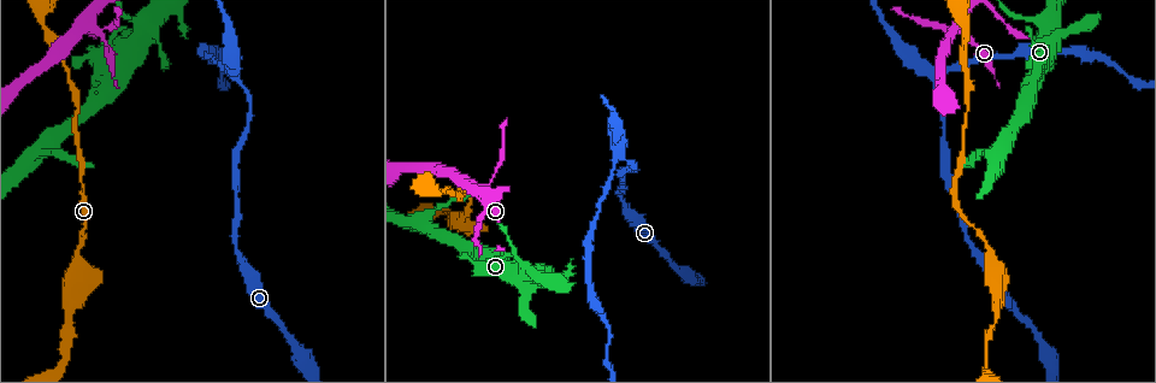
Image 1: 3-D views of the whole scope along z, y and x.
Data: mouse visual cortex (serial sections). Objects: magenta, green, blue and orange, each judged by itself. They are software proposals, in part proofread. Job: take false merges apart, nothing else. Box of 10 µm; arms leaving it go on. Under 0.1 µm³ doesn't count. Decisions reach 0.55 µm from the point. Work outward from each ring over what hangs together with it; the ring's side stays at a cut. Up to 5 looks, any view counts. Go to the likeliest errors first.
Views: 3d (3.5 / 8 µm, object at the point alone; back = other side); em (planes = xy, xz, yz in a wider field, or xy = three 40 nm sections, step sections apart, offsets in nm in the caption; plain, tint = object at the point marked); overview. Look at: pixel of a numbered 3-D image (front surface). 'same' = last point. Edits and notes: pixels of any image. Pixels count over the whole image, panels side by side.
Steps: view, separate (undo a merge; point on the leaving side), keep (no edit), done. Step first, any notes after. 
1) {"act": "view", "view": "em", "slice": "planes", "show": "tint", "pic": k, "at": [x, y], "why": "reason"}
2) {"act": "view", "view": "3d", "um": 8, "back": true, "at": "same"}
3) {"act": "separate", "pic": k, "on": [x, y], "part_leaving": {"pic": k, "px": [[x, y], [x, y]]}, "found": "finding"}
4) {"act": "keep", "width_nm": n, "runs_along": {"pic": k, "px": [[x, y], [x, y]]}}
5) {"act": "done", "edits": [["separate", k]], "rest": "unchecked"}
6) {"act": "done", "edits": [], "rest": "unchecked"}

{"act": "view", "view": "3d", "um": 8, "pic": 1, "at": [91, 30], "why": "thick turns thin"}

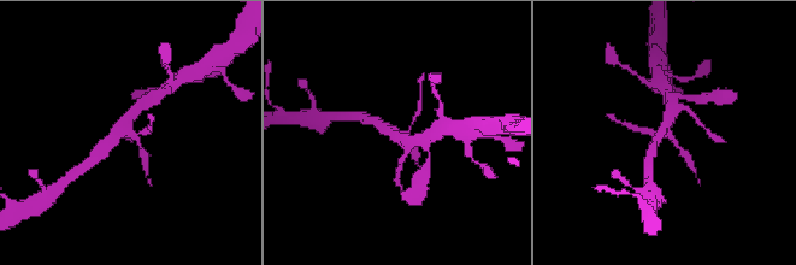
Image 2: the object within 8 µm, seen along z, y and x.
{"act": "view", "view": "em", "slice": "planes", "show": "tint", "at": "same", "why": "shape alone is not enough"}

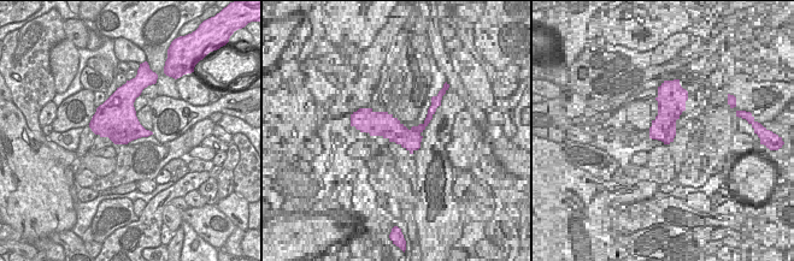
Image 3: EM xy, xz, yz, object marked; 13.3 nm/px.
{"act": "keep", "runs_along": {"pic": 2, "px": [[413, 154], [401, 136], [371, 121]]}, "found": "continuous, no second cell"}

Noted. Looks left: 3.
{"act": "view", "view": "3d", "um": 8, "back": true, "pic": 1, "at": [233, 74], "why": "three arms meet"}

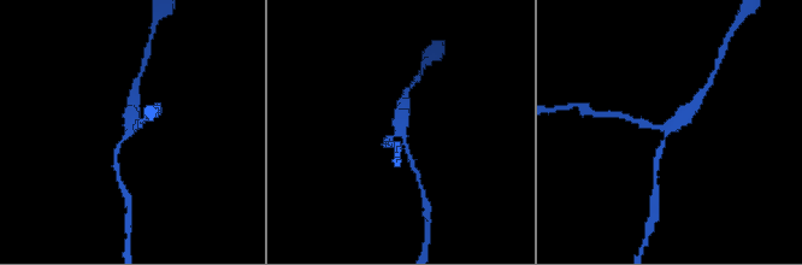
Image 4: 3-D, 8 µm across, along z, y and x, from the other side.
{"act": "view", "view": "3d", "um": 3.5, "at": "same", "why": "closer look"}

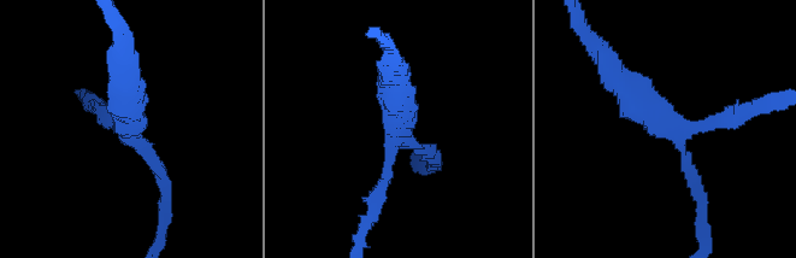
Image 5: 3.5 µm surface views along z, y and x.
{"act": "keep", "runs_along": {"pic": 5, "px": [[164, 201], [160, 169], [105, 113]]}, "found": "one cell here"}

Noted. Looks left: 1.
{"act": "done", "edits": [], "rest": "unchecked"}

